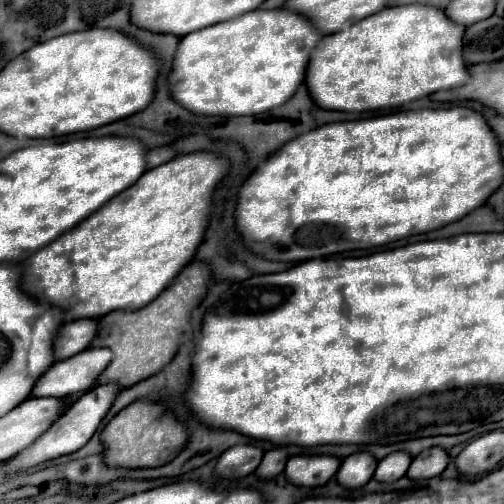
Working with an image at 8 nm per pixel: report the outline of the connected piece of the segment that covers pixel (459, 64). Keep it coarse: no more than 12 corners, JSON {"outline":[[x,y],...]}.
{"outline":[[385,8],[323,36],[323,110],[399,108],[469,74],[443,10]]}

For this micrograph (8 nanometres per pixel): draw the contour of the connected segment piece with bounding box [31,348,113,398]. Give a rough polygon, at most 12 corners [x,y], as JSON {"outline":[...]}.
{"outline":[[109,348],[55,362],[31,398],[87,392],[107,368]]}

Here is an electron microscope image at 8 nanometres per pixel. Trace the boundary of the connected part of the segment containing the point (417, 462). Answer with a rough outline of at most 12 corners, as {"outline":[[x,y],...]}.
{"outline":[[429,448],[413,458],[407,476],[429,480],[449,462],[443,448]]}

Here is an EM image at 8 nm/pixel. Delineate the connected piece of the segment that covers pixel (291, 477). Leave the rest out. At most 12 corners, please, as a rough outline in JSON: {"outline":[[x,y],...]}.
{"outline":[[293,456],[285,478],[293,486],[323,486],[337,470],[333,456]]}

